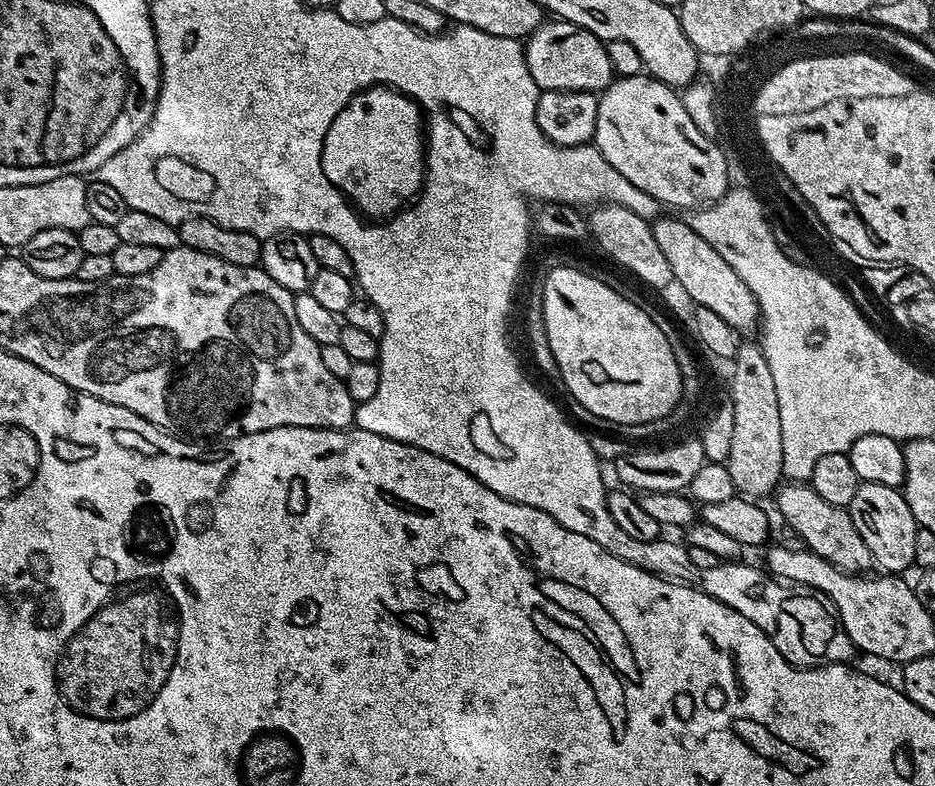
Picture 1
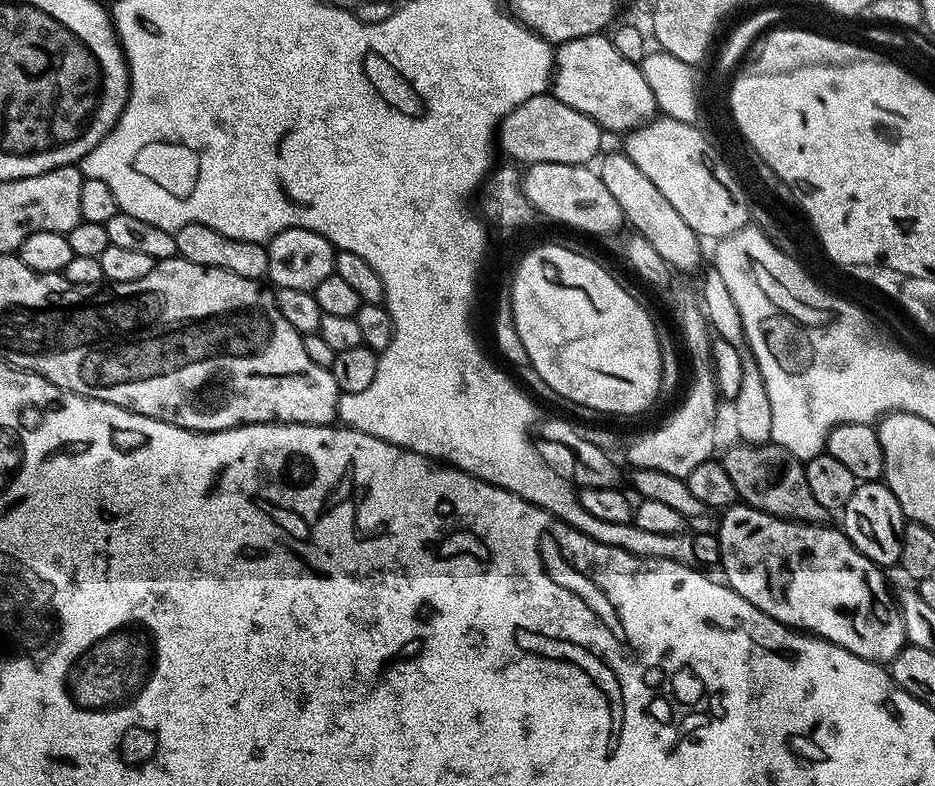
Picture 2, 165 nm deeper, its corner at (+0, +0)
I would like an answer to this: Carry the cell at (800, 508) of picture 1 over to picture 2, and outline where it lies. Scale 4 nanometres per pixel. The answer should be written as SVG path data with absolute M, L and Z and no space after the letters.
M736 442L736 445L722 456L722 463L726 474L730 474L730 482L734 482L737 497L752 508L762 510L771 516L781 516L784 520L799 520L801 524L823 524L829 519L827 517L830 516L829 509L823 508L815 501L814 496L810 494L810 488L806 486L801 461L792 457L784 448L779 448L777 444Z

